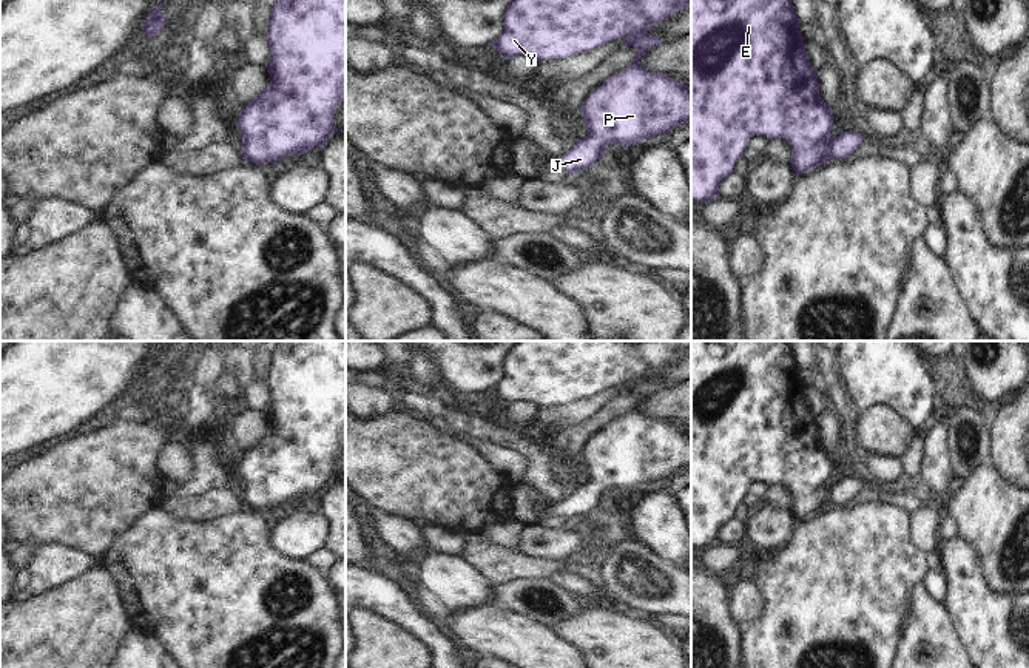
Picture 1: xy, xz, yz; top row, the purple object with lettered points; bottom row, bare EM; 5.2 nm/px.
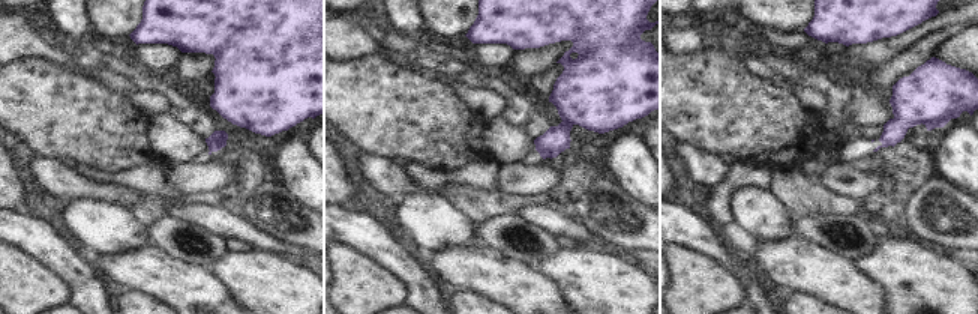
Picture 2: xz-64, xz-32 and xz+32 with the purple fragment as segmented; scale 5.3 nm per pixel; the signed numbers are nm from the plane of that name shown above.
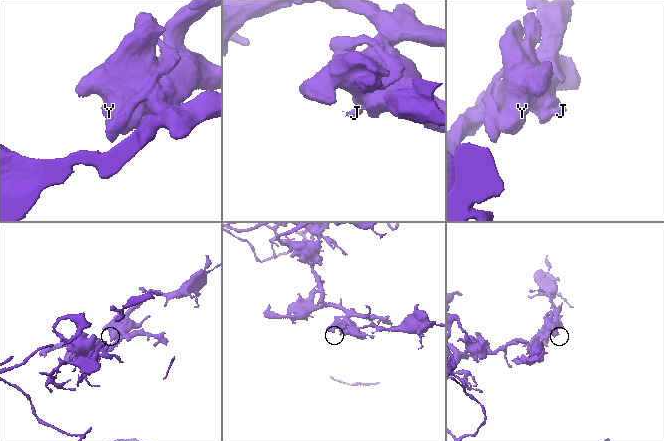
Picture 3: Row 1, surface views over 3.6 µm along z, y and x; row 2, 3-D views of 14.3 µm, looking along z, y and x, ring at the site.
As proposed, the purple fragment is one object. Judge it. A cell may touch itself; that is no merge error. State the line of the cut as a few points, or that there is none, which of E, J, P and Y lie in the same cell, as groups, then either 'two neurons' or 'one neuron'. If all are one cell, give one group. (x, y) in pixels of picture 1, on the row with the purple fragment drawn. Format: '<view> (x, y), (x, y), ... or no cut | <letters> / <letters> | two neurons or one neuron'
no cut | E J P Y | one neuron

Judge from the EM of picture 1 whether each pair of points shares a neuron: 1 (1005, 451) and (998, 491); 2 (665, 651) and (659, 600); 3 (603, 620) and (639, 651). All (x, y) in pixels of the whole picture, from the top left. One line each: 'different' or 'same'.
1: different
2: different
3: same

